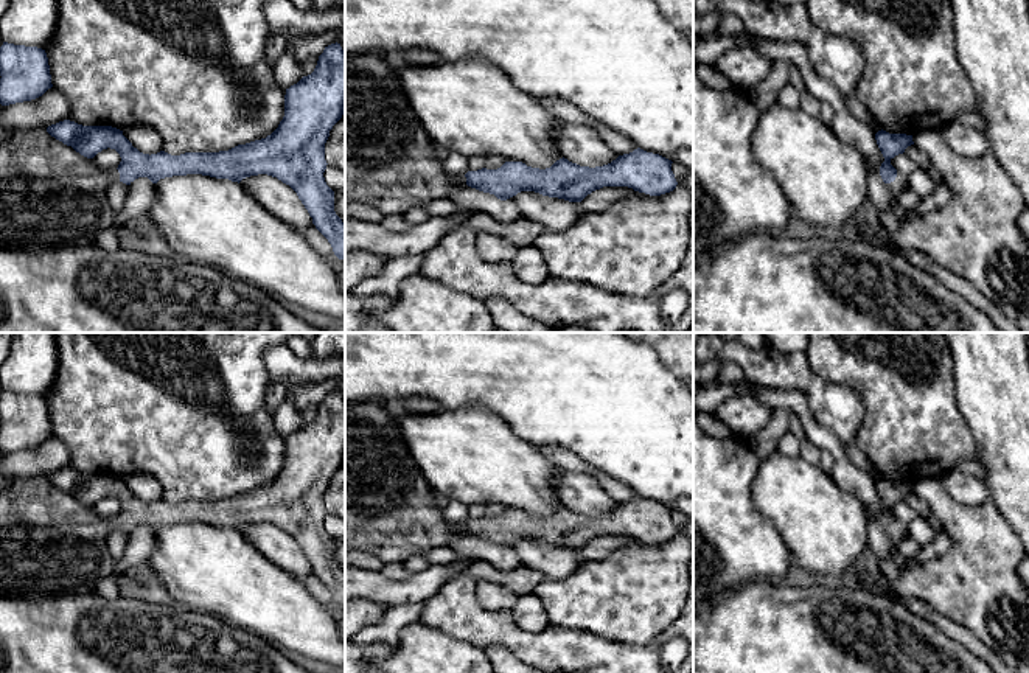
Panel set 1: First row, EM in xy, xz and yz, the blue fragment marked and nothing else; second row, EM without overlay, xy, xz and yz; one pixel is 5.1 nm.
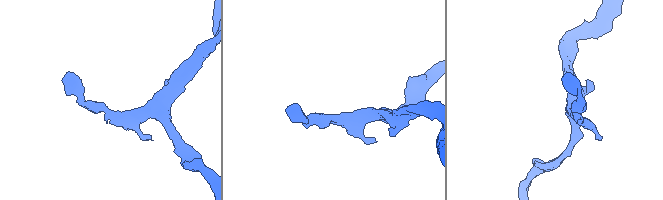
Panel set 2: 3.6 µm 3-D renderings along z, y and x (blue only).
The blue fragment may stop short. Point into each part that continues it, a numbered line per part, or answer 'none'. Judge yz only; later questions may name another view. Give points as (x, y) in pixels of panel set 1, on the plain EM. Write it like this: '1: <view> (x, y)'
1: yz (900, 532)

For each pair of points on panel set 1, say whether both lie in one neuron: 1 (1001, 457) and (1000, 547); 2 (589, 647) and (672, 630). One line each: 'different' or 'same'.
1: different
2: same

